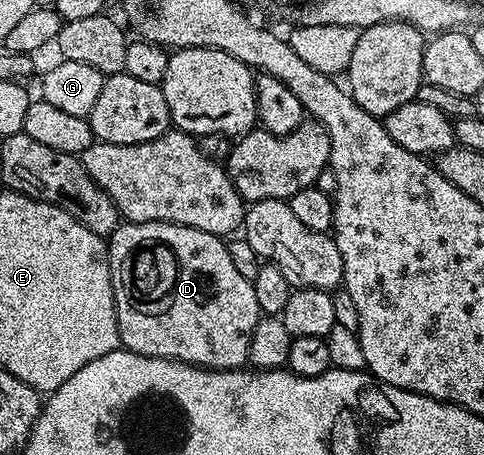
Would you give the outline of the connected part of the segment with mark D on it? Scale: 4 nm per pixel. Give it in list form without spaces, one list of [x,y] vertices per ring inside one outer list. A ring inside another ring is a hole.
[[[129,221],[121,223],[114,230],[112,236],[107,238],[108,262],[110,263],[110,275],[112,276],[112,290],[116,300],[116,318],[118,319],[118,335],[120,344],[125,349],[138,355],[147,357],[161,357],[171,361],[184,361],[187,365],[198,365],[201,369],[243,369],[248,365],[248,352],[250,351],[250,339],[254,335],[254,327],[262,316],[258,307],[258,299],[254,295],[254,287],[250,281],[242,279],[238,275],[234,263],[230,260],[230,251],[227,244],[221,238],[206,231],[198,231],[194,227],[175,225],[165,221]]]

